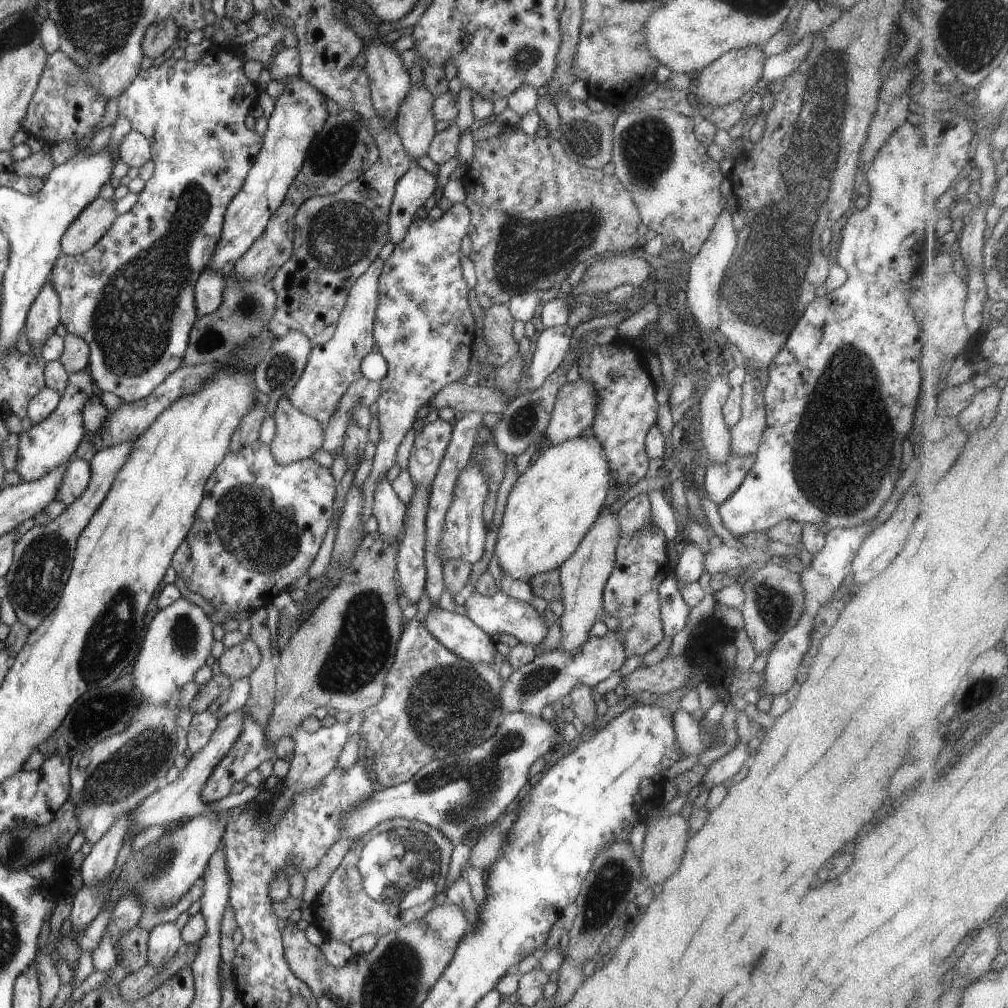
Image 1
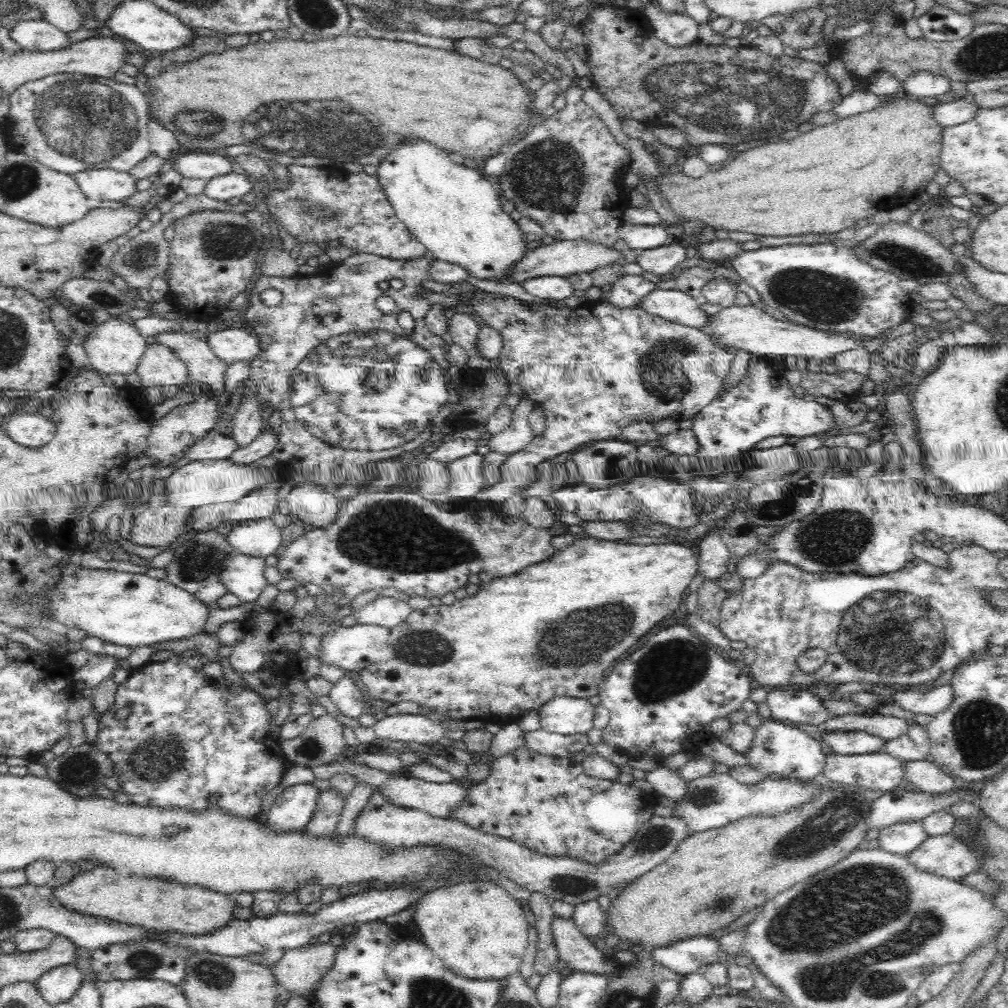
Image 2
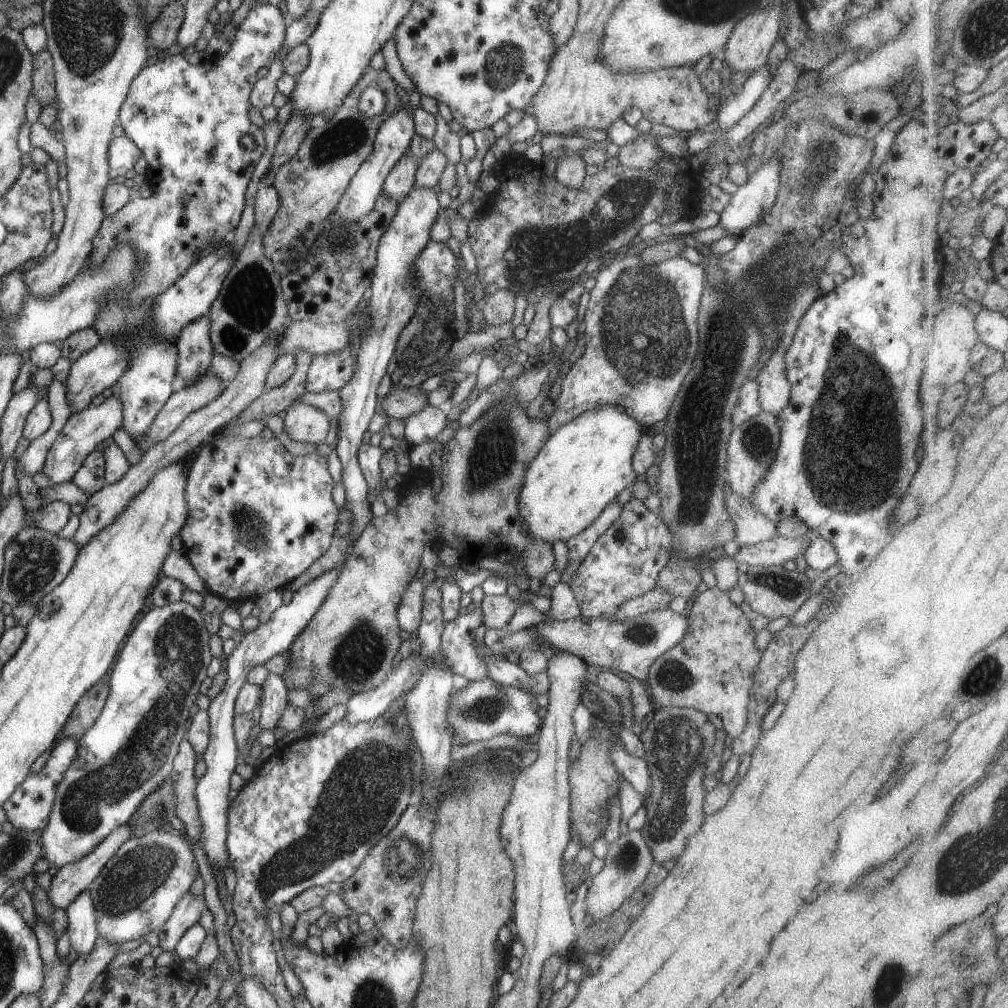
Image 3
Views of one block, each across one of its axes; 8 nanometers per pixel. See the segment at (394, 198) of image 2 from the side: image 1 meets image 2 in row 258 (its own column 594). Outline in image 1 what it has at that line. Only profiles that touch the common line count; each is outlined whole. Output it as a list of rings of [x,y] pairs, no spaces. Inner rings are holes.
[[[582,434],[557,445],[546,442],[540,458],[518,477],[507,498],[503,523],[493,552],[503,574],[514,580],[528,580],[537,574],[559,569],[576,552],[589,526],[604,508],[610,475],[610,462],[603,454],[603,447],[596,436],[586,437]]]

